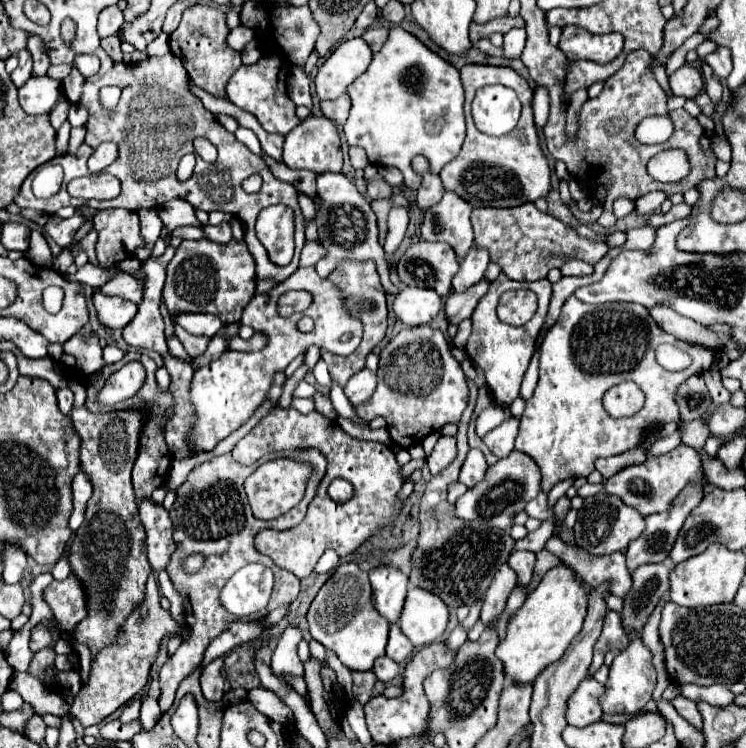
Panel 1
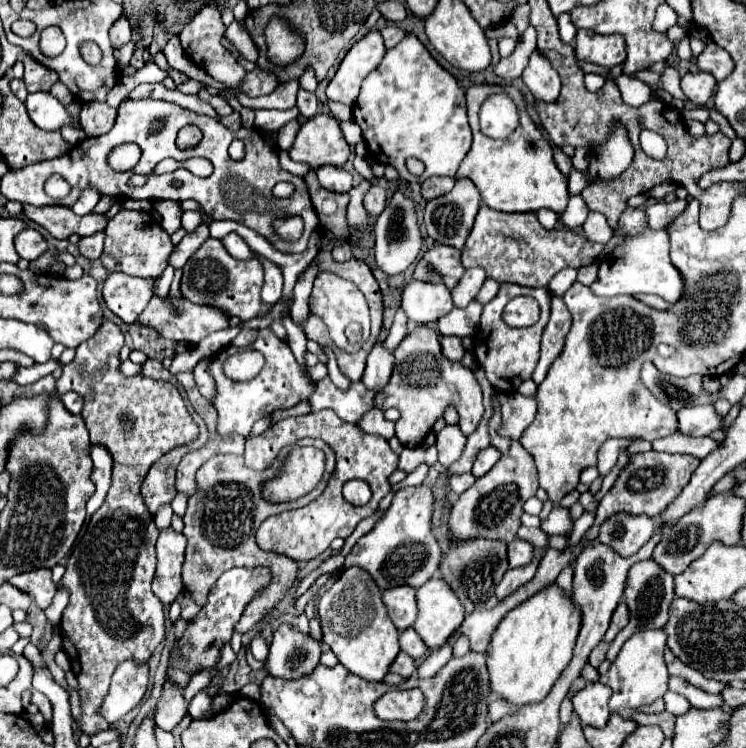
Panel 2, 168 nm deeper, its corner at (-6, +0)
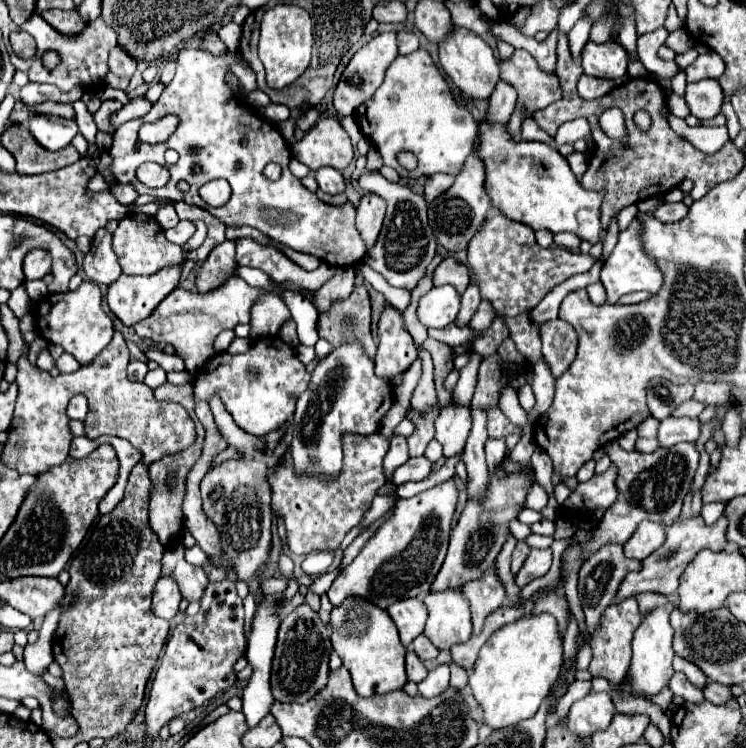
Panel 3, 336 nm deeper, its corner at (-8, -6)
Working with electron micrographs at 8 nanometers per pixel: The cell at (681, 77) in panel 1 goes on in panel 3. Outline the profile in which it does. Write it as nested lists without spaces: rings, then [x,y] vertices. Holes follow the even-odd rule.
[[[699,80],[695,84],[687,84],[685,100],[695,118],[715,118],[721,112],[723,90],[719,88],[717,80]]]

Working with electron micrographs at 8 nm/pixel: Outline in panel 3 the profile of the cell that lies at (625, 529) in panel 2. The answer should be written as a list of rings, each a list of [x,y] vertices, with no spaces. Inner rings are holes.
[[[643,522],[643,524],[639,524],[635,534],[623,546],[625,556],[645,560],[649,554],[653,554],[665,542],[665,538],[667,536],[665,536],[665,526],[663,524]]]

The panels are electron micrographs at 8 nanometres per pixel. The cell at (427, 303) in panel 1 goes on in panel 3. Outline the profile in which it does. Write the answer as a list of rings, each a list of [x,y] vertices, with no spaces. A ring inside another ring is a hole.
[[[439,286],[425,294],[419,302],[419,320],[427,328],[445,328],[457,318],[461,296],[453,286]]]

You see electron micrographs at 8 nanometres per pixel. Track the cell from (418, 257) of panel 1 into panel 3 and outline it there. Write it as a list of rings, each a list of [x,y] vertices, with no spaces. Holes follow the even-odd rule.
[[[445,258],[437,268],[435,268],[435,278],[433,278],[435,286],[443,286],[443,284],[451,284],[457,288],[459,294],[463,294],[469,286],[469,268],[465,264],[461,264],[455,258]]]

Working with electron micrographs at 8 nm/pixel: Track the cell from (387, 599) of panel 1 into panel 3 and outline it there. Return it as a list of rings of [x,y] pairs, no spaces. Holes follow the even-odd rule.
[[[407,598],[395,602],[391,604],[391,608],[387,608],[387,612],[399,630],[403,646],[409,646],[425,628],[427,608],[419,598]]]

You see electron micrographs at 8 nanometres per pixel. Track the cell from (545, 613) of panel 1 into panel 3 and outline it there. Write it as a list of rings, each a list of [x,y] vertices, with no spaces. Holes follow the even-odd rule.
[[[525,616],[493,632],[481,648],[475,662],[469,686],[477,704],[483,708],[483,724],[493,730],[517,726],[521,720],[535,716],[541,702],[547,698],[563,664],[563,640],[557,632],[555,618]]]

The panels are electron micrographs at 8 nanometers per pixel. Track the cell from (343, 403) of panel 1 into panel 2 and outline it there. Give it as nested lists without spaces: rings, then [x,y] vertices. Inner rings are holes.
[[[323,348],[325,350],[325,354],[329,356],[329,364],[327,364],[327,368],[329,368],[329,378],[333,380],[333,384],[337,384],[339,388],[343,388],[345,390],[345,386],[349,386],[351,384],[351,380],[337,368],[337,362],[335,362],[335,358],[333,358],[333,352],[331,352],[331,348]]]

